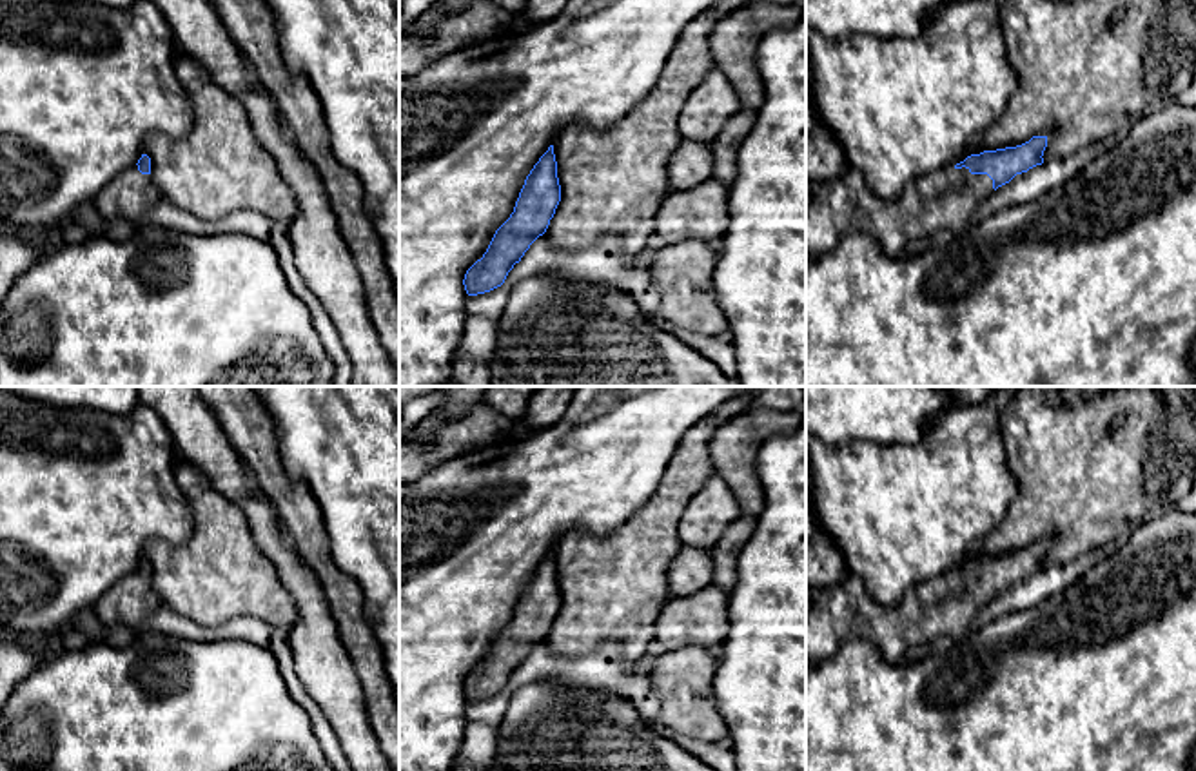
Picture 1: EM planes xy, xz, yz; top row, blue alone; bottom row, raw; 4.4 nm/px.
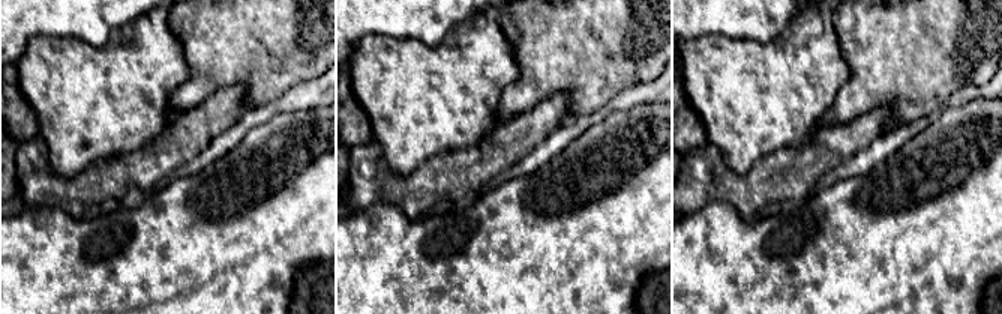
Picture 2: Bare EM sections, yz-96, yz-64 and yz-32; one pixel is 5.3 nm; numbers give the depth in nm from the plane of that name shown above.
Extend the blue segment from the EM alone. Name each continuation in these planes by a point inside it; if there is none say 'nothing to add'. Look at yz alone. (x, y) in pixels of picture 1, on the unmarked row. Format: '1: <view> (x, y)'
1: yz (944, 606)

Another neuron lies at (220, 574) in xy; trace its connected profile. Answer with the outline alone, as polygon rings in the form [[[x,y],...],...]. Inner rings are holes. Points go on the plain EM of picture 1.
[[[176,457],[174,477],[192,510],[194,533],[178,546],[165,541],[145,544],[143,561],[151,564],[151,586],[160,602],[201,626],[254,615],[287,635],[298,619],[296,602],[274,564],[256,546],[247,517],[212,486],[200,466]]]

